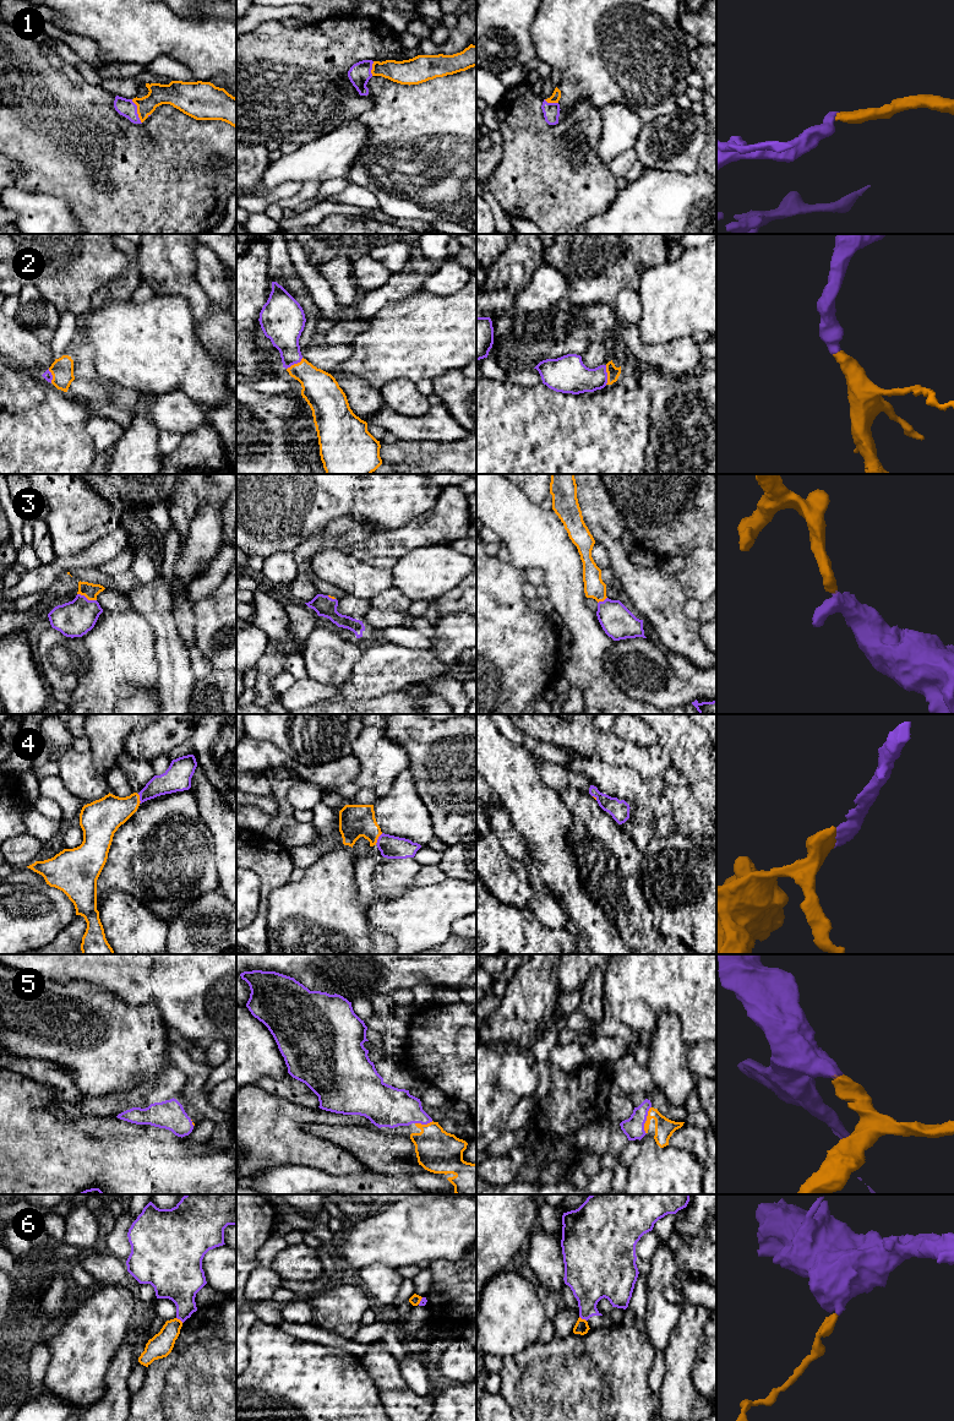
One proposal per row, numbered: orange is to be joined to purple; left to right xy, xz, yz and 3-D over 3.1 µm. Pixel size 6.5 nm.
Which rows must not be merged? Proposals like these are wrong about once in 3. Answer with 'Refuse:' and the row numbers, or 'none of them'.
Refuse: 6

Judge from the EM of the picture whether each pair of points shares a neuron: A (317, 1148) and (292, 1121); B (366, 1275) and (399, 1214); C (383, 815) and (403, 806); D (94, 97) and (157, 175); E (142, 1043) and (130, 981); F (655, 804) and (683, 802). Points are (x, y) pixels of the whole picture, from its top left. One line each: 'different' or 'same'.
A: same
B: different
C: same
D: same
E: different
F: different

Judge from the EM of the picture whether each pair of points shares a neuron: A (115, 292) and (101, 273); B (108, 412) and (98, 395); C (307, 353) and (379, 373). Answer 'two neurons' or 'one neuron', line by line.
A: two neurons
B: one neuron
C: two neurons

